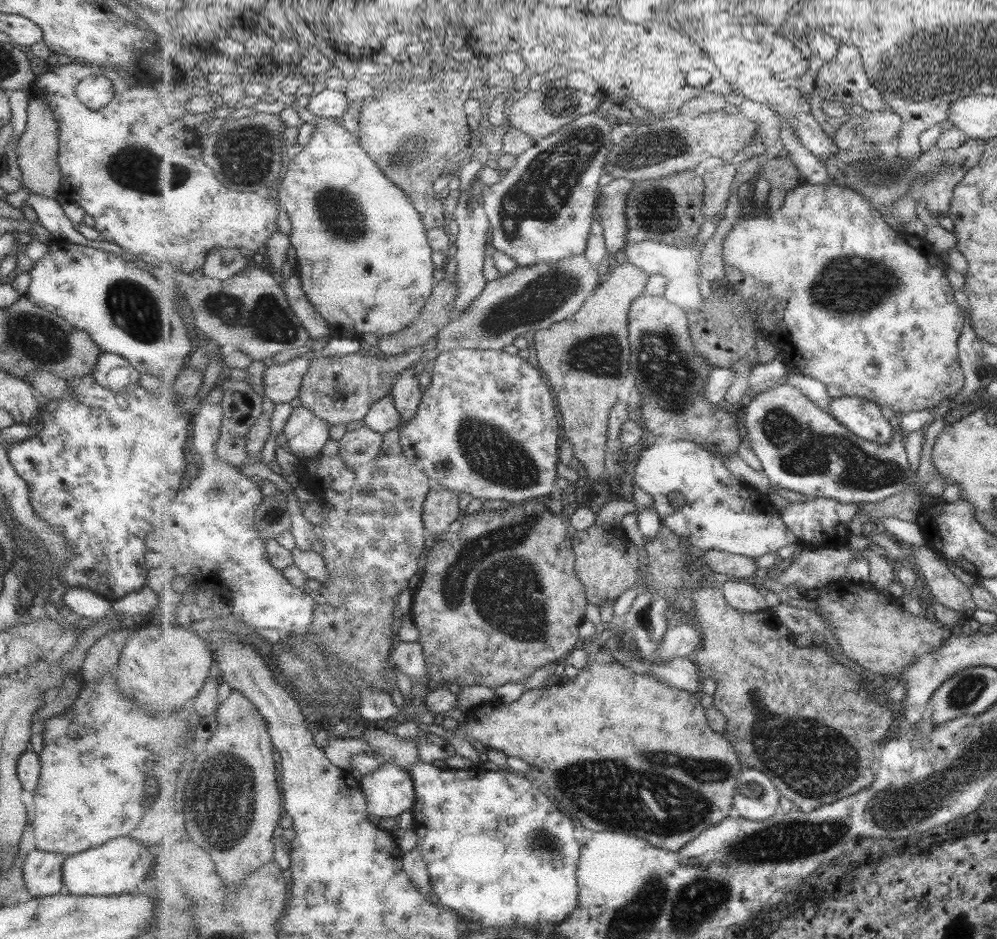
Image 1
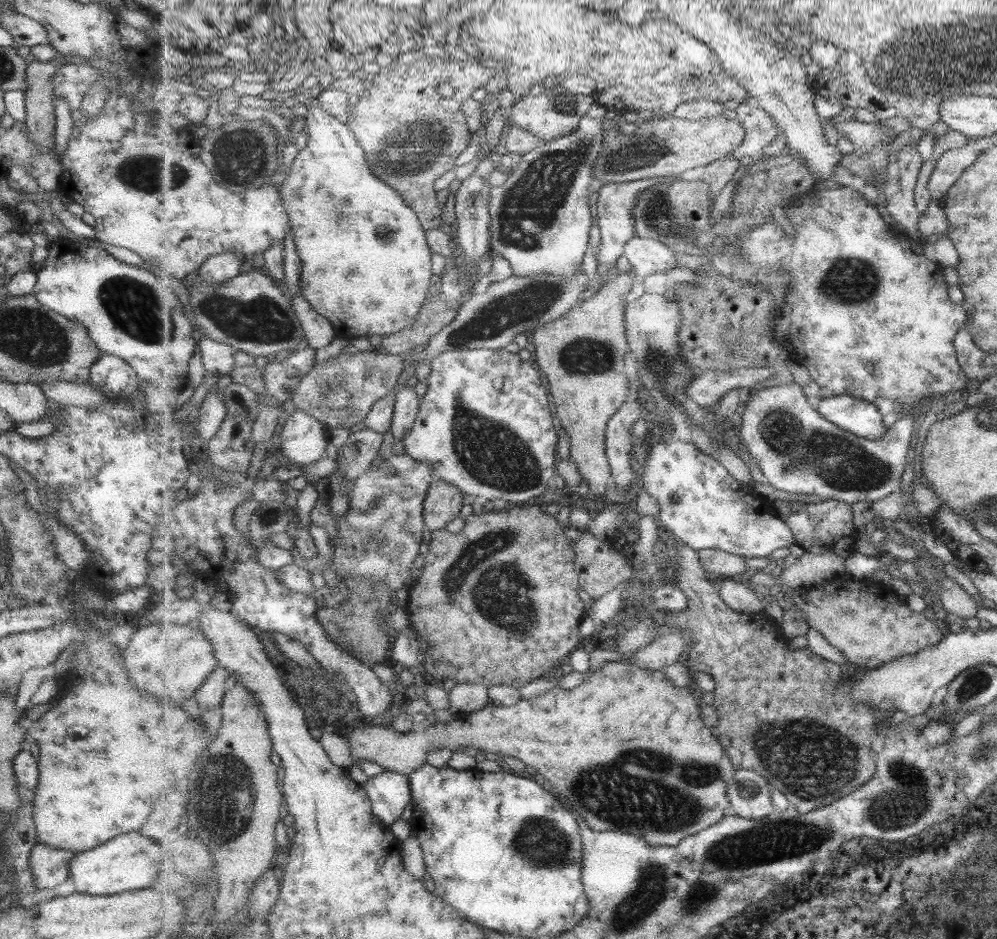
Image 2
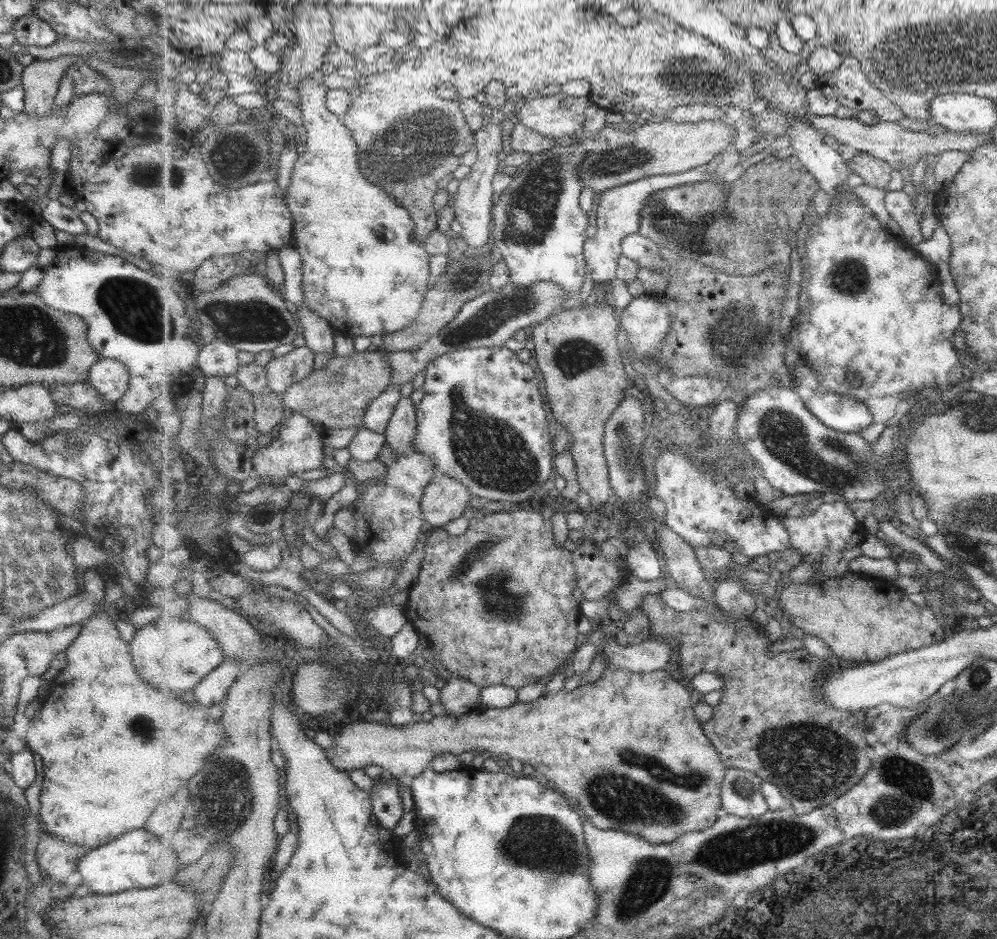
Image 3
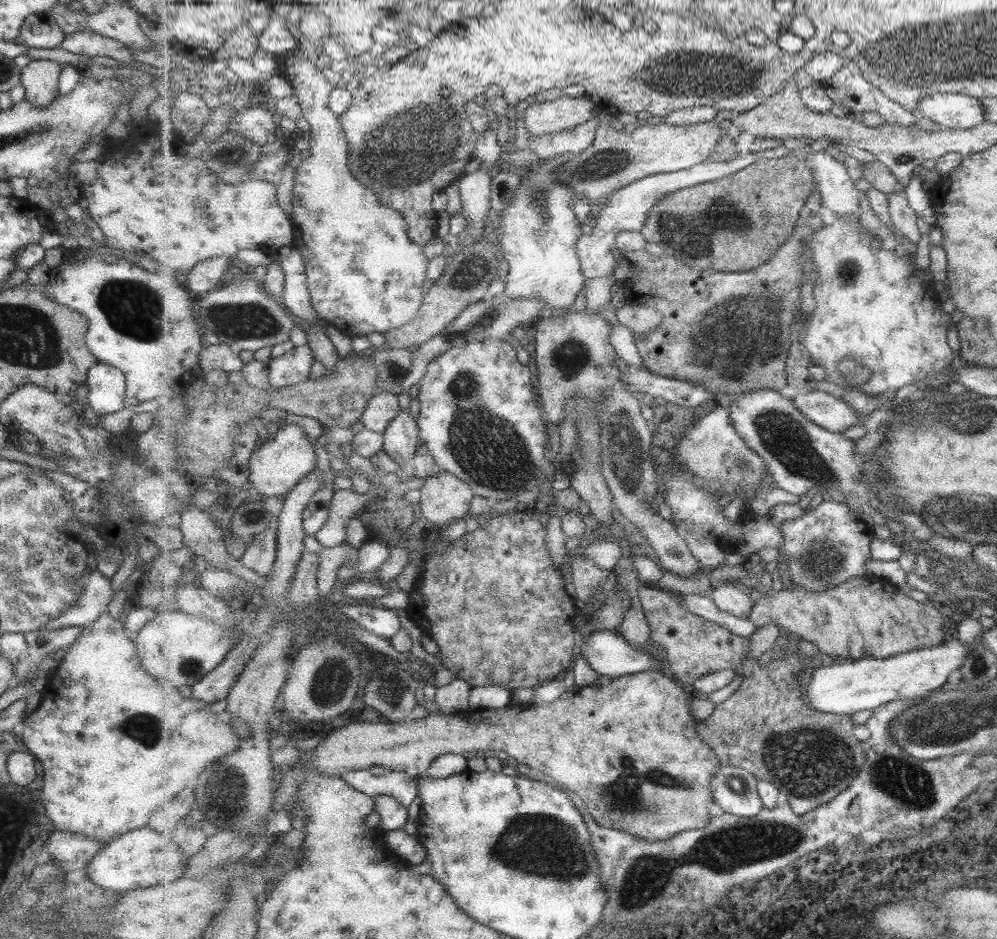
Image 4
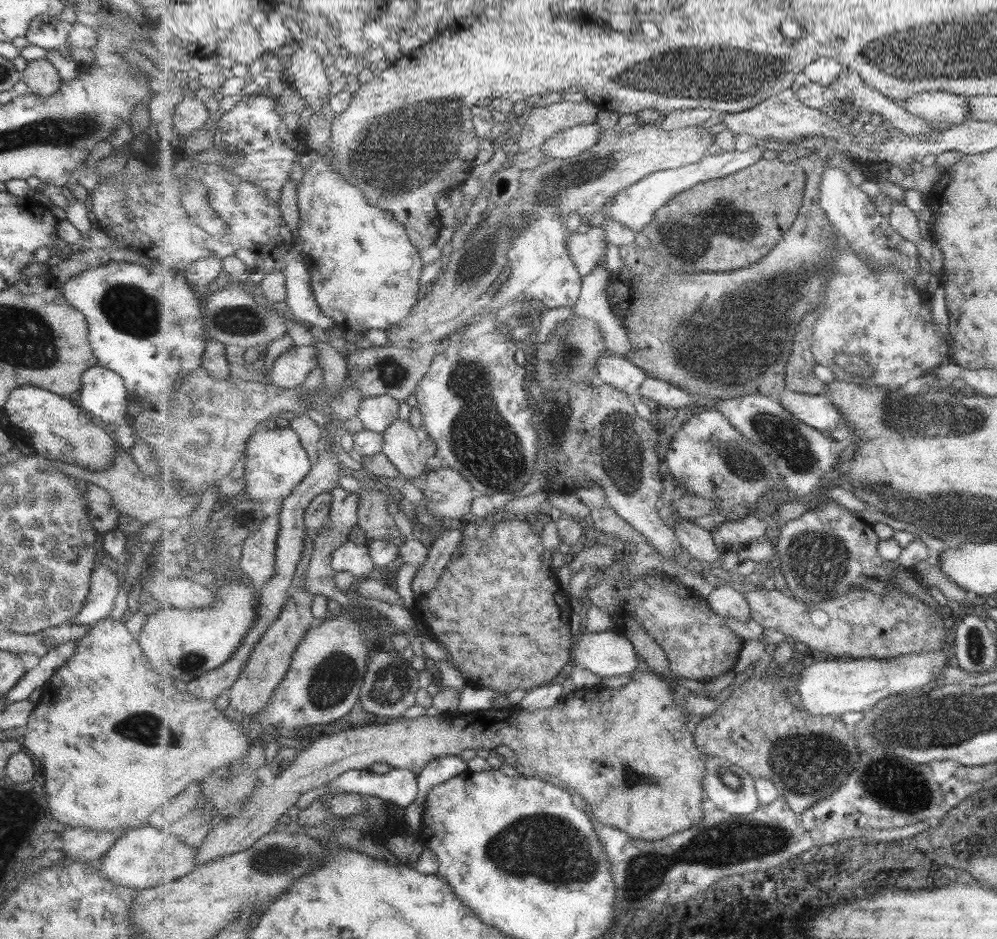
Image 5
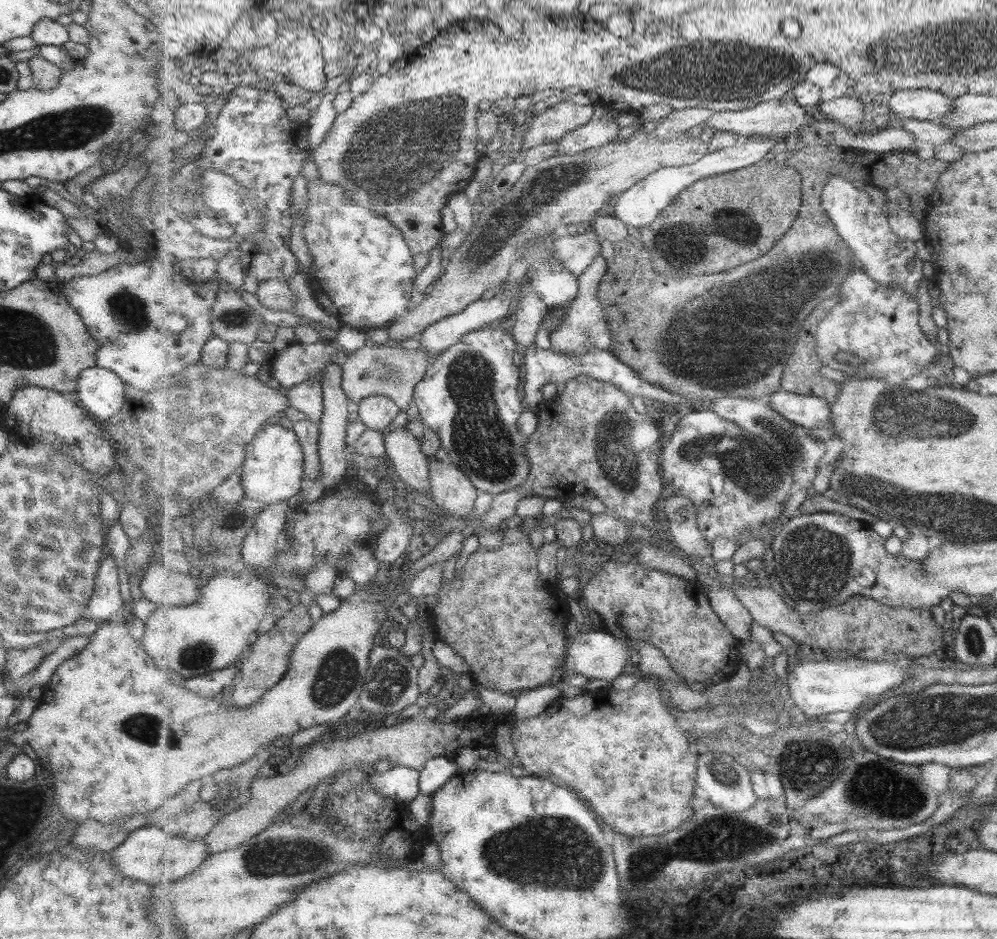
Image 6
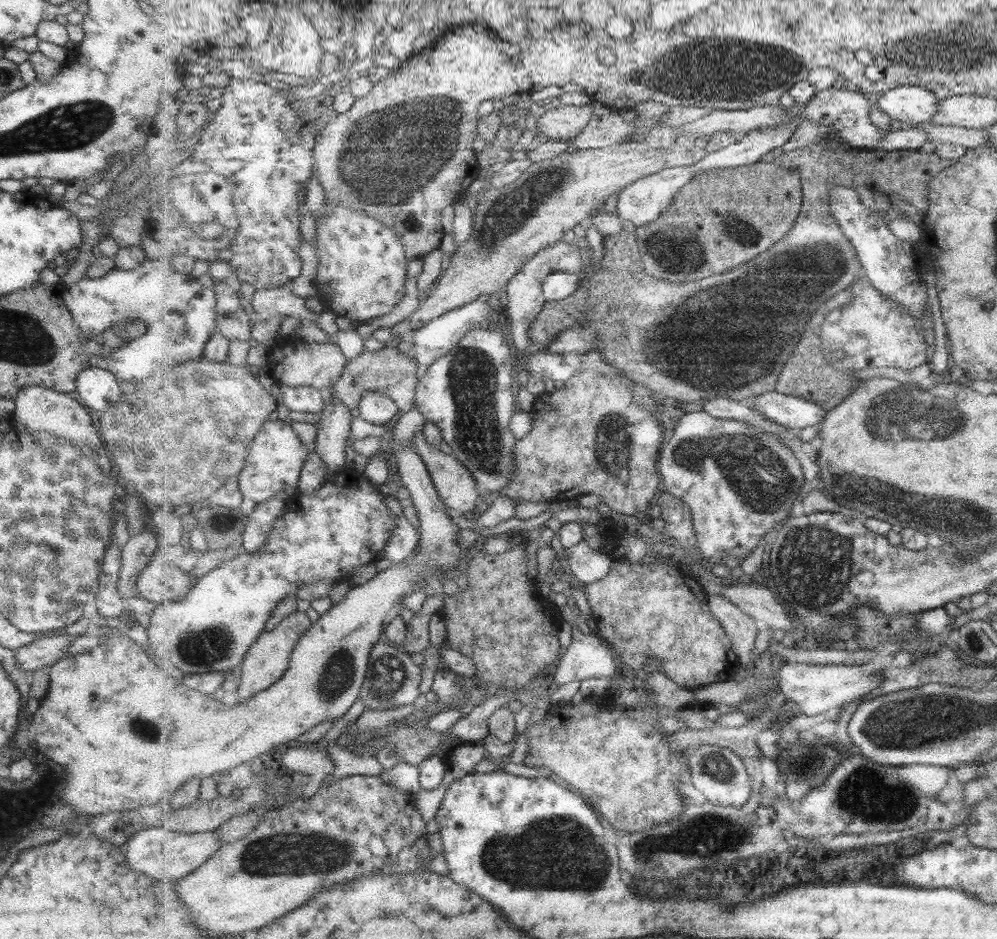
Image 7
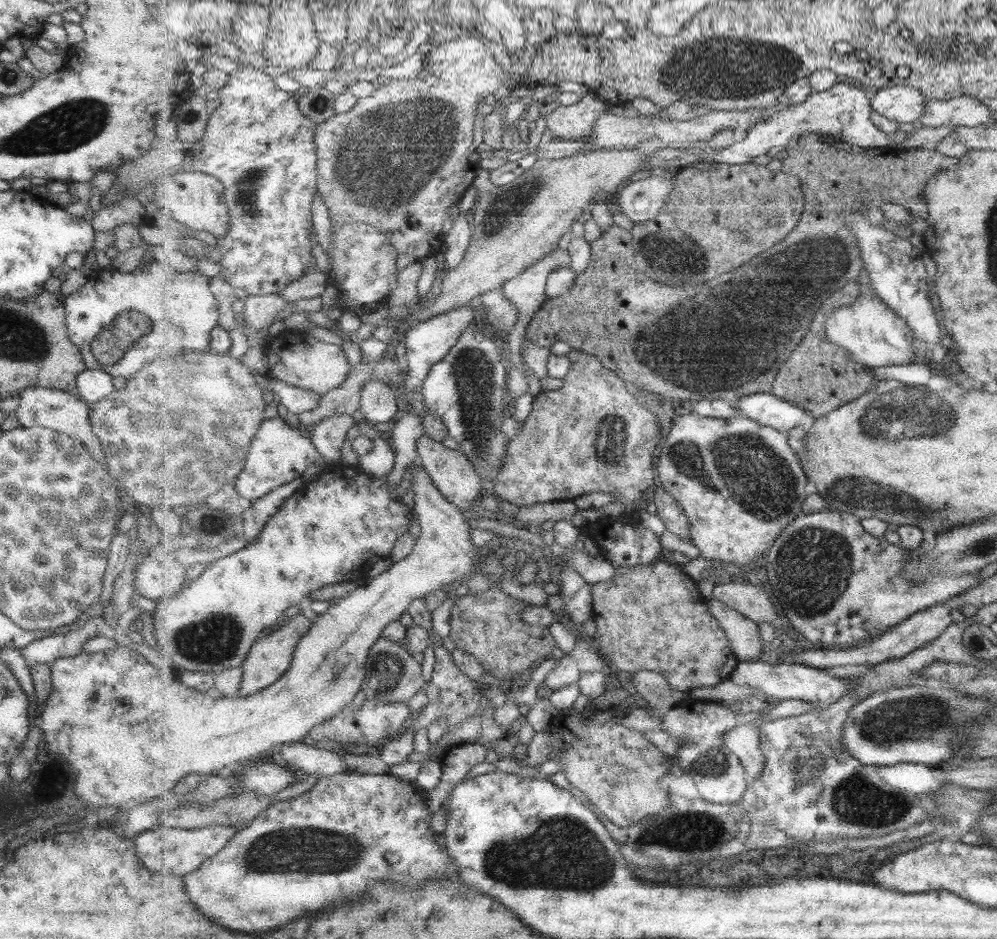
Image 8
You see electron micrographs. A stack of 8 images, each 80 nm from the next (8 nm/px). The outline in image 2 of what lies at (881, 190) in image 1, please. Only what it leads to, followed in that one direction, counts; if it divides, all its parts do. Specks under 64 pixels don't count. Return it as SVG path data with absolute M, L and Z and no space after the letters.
M979 139L968 140L965 146L948 150L940 156L931 173L927 188L933 199L942 202L950 192L951 185L978 158Z

